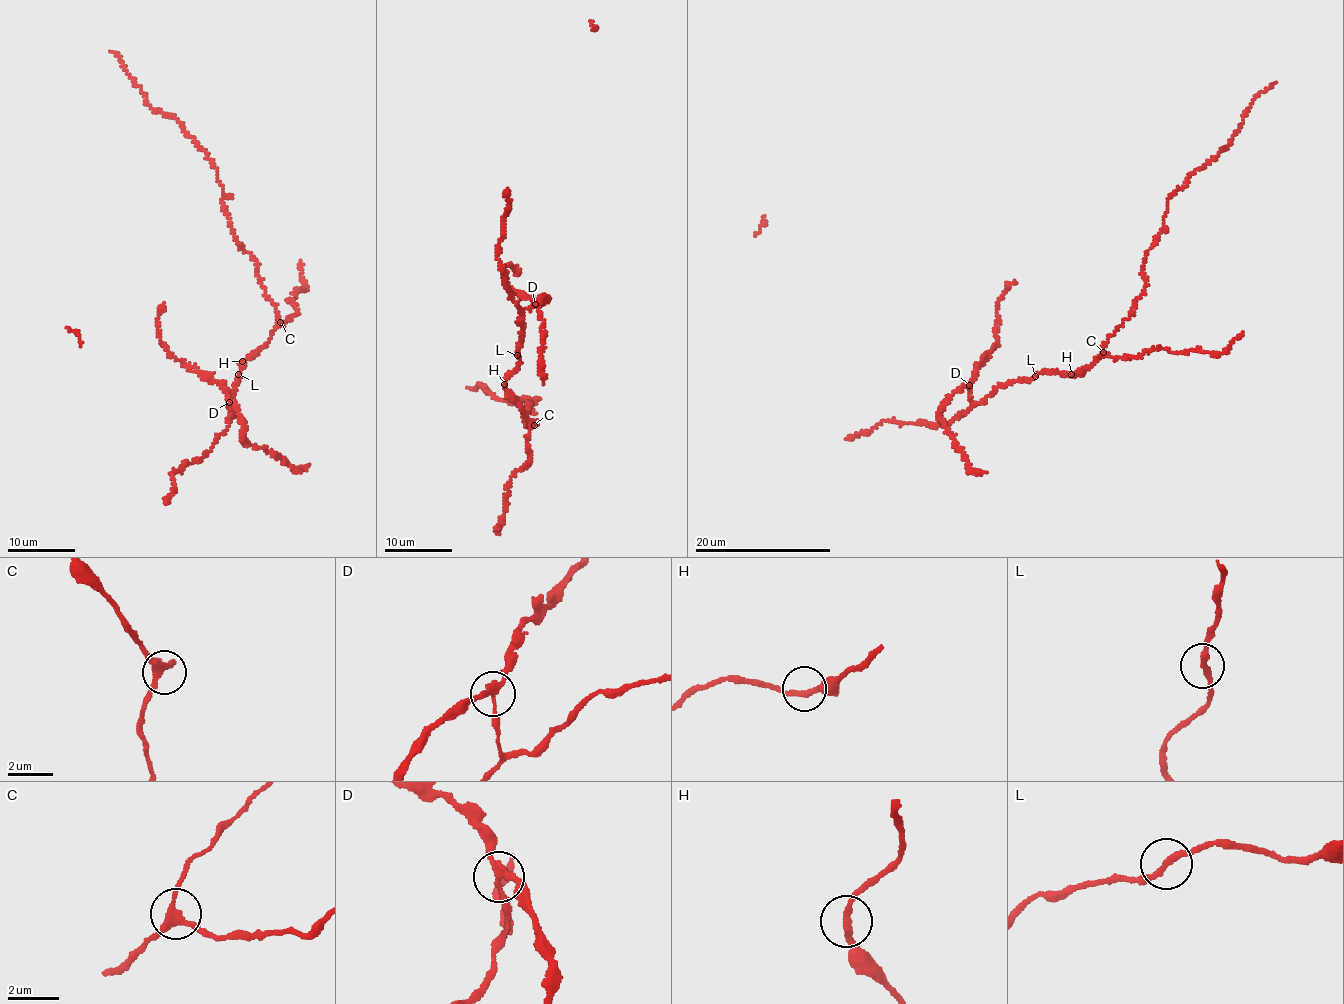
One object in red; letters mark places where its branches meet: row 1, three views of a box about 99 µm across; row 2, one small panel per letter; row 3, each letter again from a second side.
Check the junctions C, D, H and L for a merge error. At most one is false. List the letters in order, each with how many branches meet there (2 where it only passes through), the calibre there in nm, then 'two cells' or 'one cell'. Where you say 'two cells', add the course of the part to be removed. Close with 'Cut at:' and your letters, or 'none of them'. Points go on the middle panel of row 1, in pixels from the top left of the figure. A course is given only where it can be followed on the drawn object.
C: 3 | 280 nm | one cell
D: 3 | 200 nm | two cells | (534, 305), (542, 304), (545, 296), (541, 298), (538, 308), (543, 335), (539, 350), (542, 383)
H: 2 | 240 nm | one cell
L: 2 | 220 nm | one cell
Cut at: D

